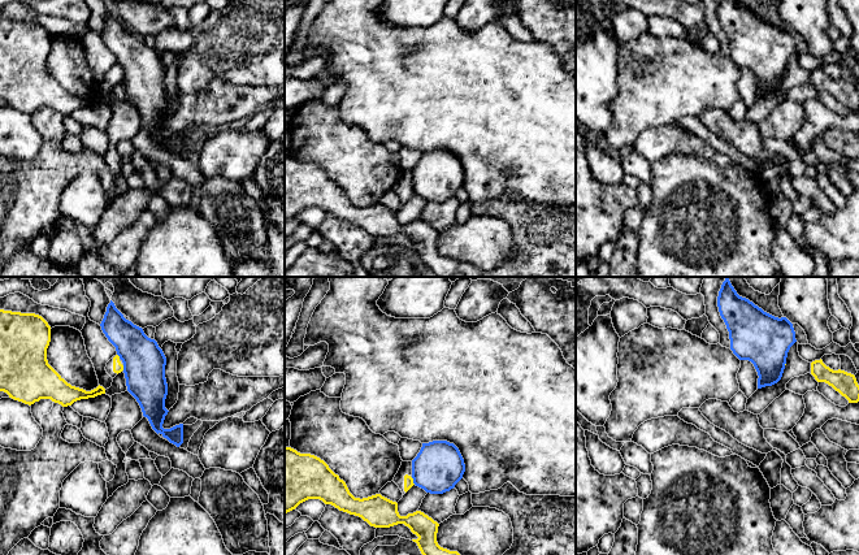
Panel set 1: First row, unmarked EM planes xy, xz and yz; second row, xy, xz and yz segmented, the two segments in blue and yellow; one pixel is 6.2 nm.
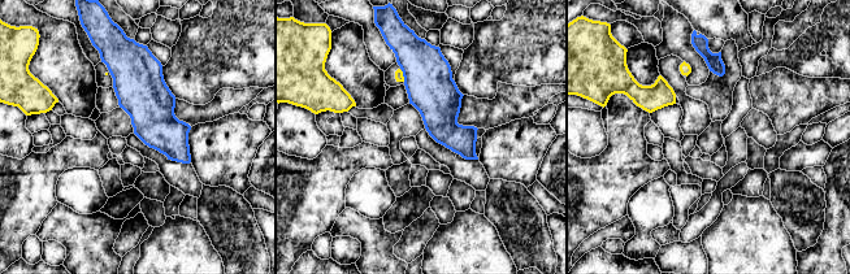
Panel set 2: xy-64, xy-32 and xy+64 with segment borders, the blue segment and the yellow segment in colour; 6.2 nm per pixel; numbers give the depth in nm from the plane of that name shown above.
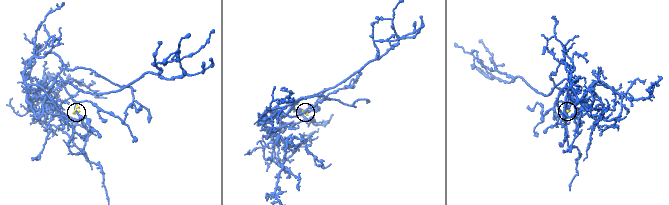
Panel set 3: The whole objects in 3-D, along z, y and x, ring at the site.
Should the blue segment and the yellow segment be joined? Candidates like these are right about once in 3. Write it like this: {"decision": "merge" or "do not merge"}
{"decision": "do not merge"}

